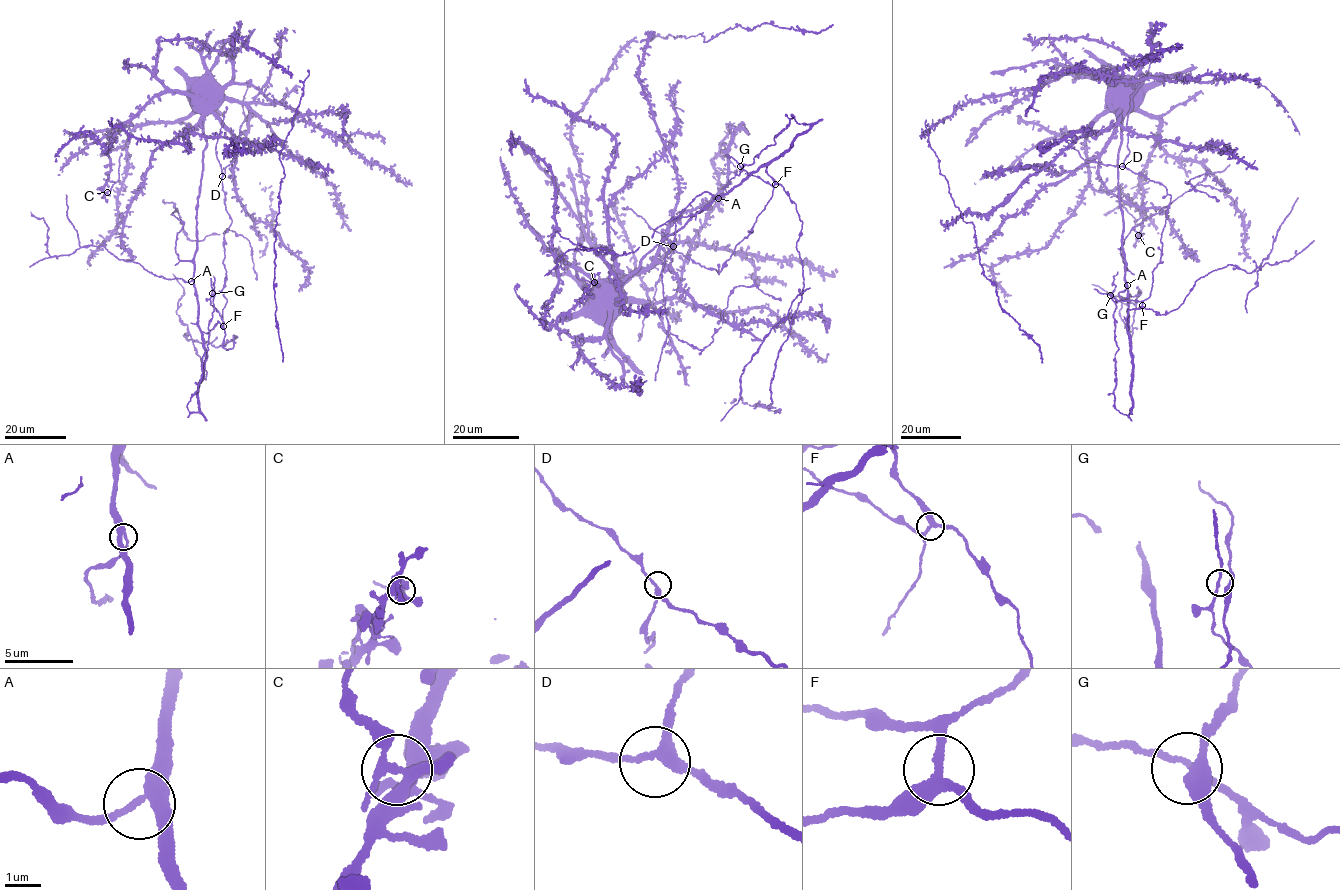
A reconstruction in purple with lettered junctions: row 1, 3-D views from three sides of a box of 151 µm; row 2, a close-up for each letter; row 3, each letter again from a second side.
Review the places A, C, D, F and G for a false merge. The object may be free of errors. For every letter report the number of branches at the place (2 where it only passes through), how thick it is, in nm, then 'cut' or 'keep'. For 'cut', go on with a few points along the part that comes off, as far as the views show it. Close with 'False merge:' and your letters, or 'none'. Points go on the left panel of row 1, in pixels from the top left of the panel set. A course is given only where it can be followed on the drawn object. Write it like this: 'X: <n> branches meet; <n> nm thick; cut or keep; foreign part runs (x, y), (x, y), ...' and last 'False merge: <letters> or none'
A: 3 branches meet; 240 nm thick; keep
C: 4 branches meet; 240 nm thick; cut; foreign part runs (107, 192), (118, 179), (121, 152)
D: 3 branches meet; 240 nm thick; keep
F: 3 branches meet; 280 nm thick; keep
G: 4 branches meet; 160 nm thick; keep
False merge: C

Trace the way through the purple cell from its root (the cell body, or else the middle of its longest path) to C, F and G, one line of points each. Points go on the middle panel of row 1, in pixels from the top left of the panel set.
C: (608, 285), (607, 332), (593, 338), (577, 338), (560, 331), (557, 317), (588, 295), (594, 282)
F: (608, 285), (612, 280), (617, 285), (668, 235), (763, 164), (775, 184)
G: (608, 285), (658, 262), (669, 265), (673, 249), (719, 273), (753, 231), (773, 190), (740, 166)

